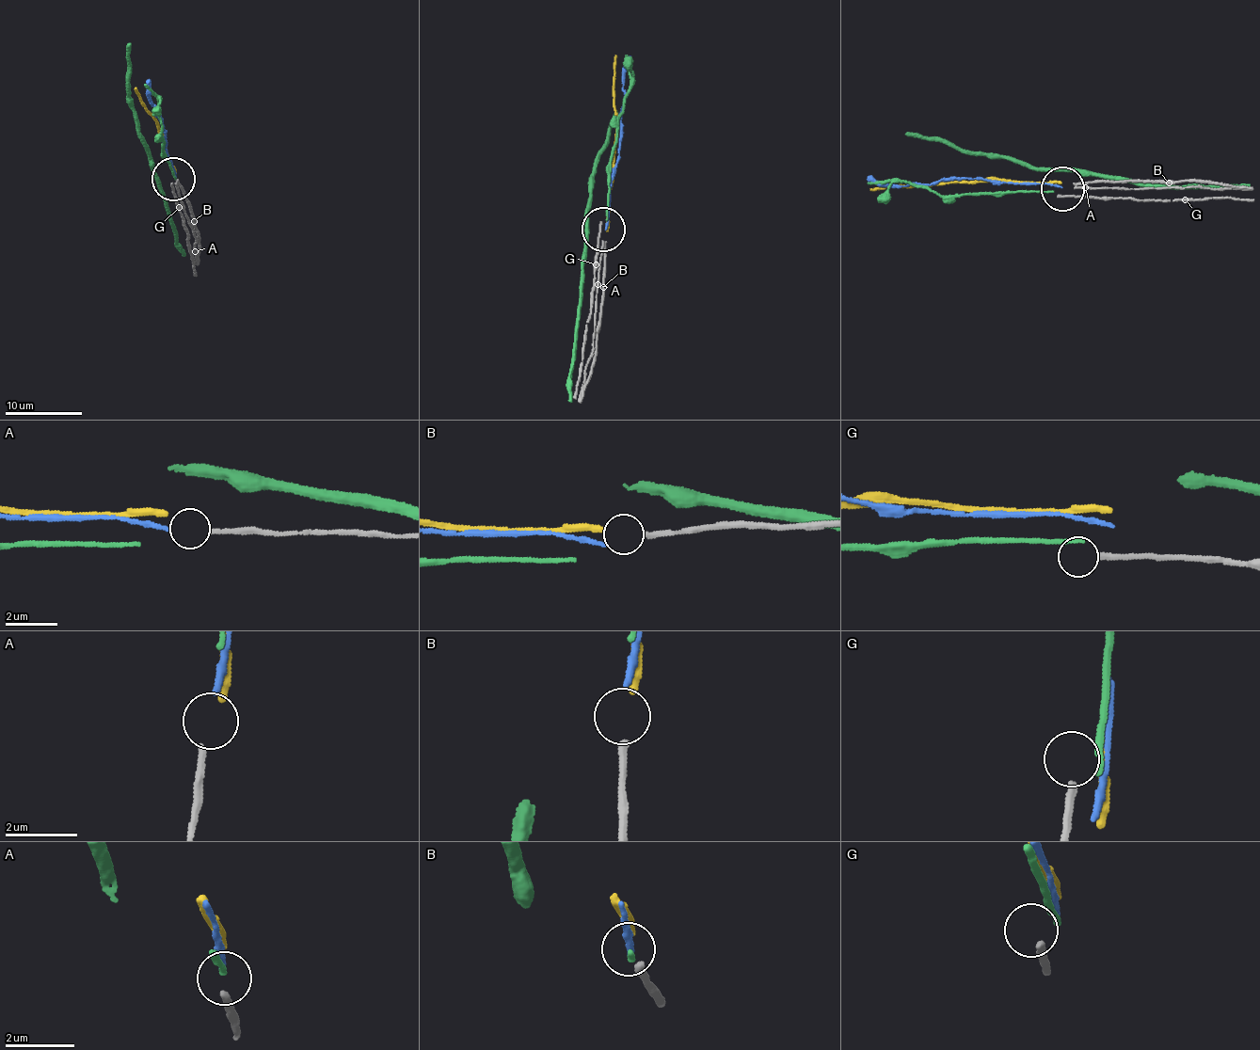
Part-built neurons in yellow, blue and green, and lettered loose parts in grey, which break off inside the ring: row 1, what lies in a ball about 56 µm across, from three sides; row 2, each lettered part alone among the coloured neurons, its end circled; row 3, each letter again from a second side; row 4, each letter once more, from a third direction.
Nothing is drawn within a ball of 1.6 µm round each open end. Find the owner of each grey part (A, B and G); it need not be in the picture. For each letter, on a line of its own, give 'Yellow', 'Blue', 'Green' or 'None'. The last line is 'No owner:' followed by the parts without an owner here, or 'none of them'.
A: Blue
B: Yellow
G: None
No owner: G

